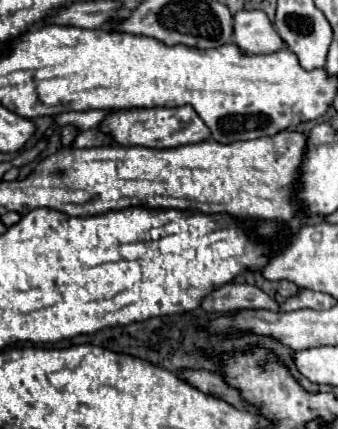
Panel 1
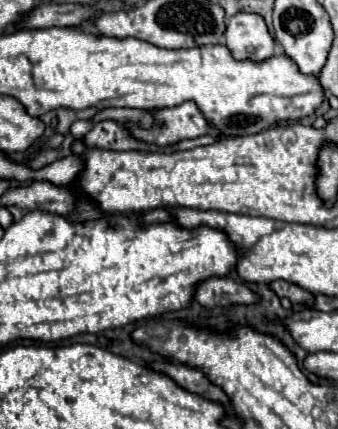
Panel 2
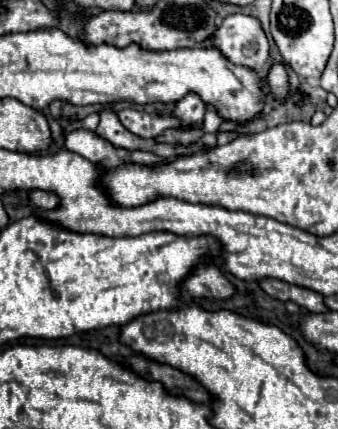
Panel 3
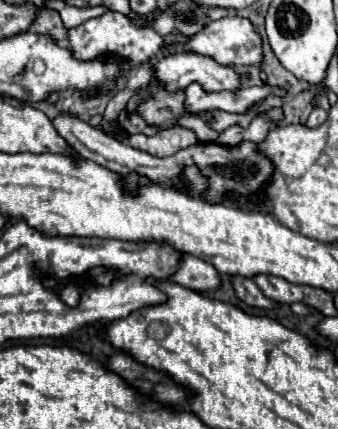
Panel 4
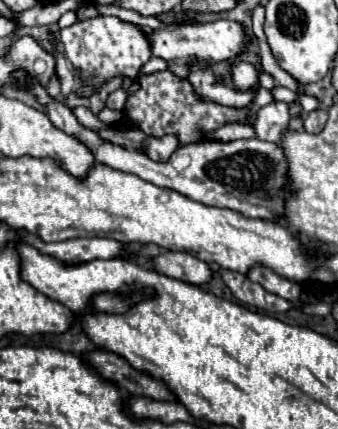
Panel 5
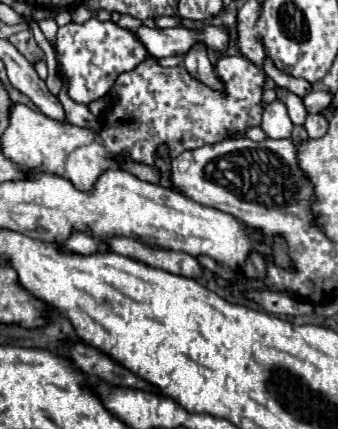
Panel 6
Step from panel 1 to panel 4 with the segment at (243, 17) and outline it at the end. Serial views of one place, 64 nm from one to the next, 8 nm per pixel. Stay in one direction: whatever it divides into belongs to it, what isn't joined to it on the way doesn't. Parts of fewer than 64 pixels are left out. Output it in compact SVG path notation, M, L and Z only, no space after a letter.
M228 16L216 22L210 22L200 36L192 36L186 44L188 50L200 52L206 56L212 56L214 60L220 60L220 64L230 64L230 66L260 66L262 64L262 36L256 32L254 24L248 18L240 16Z

